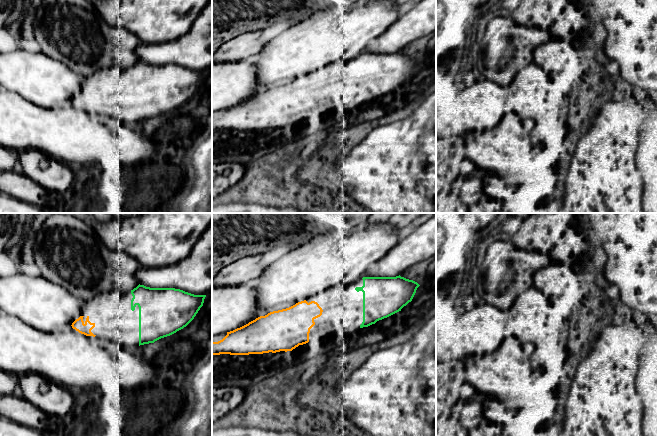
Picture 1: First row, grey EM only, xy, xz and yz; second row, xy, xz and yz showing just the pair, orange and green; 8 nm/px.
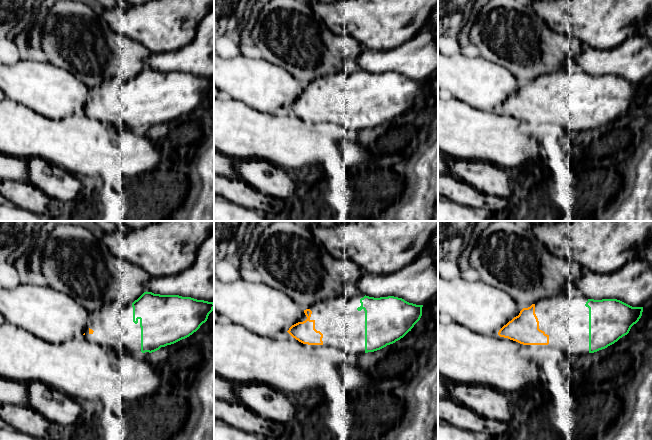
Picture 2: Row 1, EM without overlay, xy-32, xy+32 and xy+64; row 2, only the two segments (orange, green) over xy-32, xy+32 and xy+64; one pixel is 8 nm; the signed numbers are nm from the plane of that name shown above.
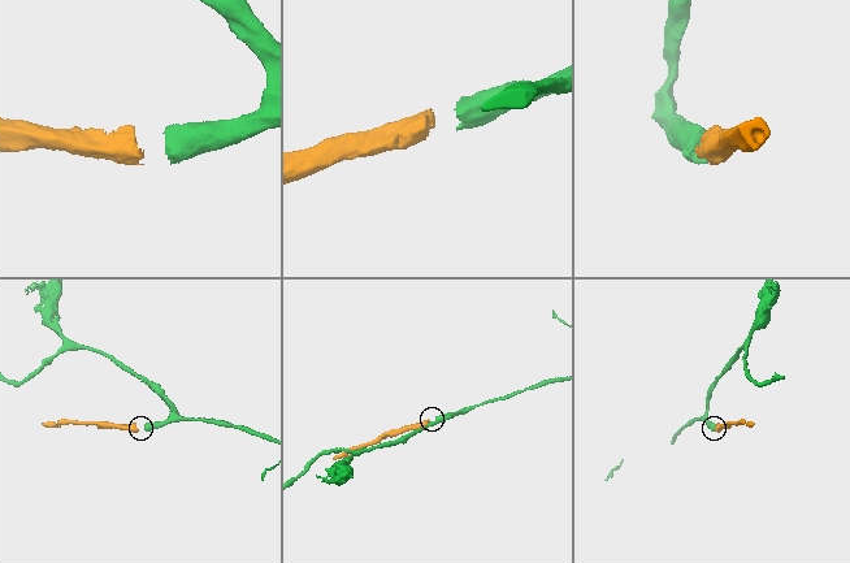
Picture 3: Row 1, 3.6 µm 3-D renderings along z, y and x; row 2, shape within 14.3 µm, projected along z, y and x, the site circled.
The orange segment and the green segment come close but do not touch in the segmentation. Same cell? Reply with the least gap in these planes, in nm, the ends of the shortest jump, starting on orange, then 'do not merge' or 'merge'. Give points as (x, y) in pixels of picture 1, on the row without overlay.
gap 320 nm; span xz (321, 84), (355, 65); merge

